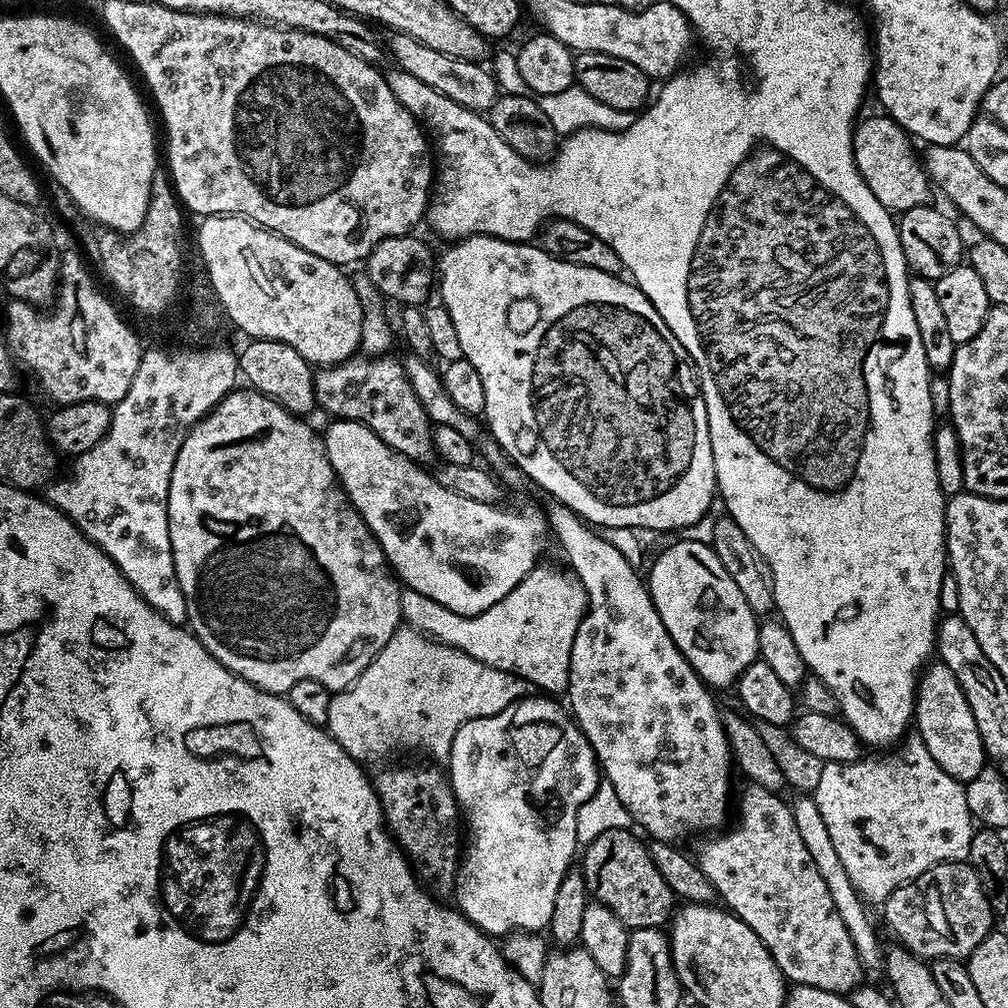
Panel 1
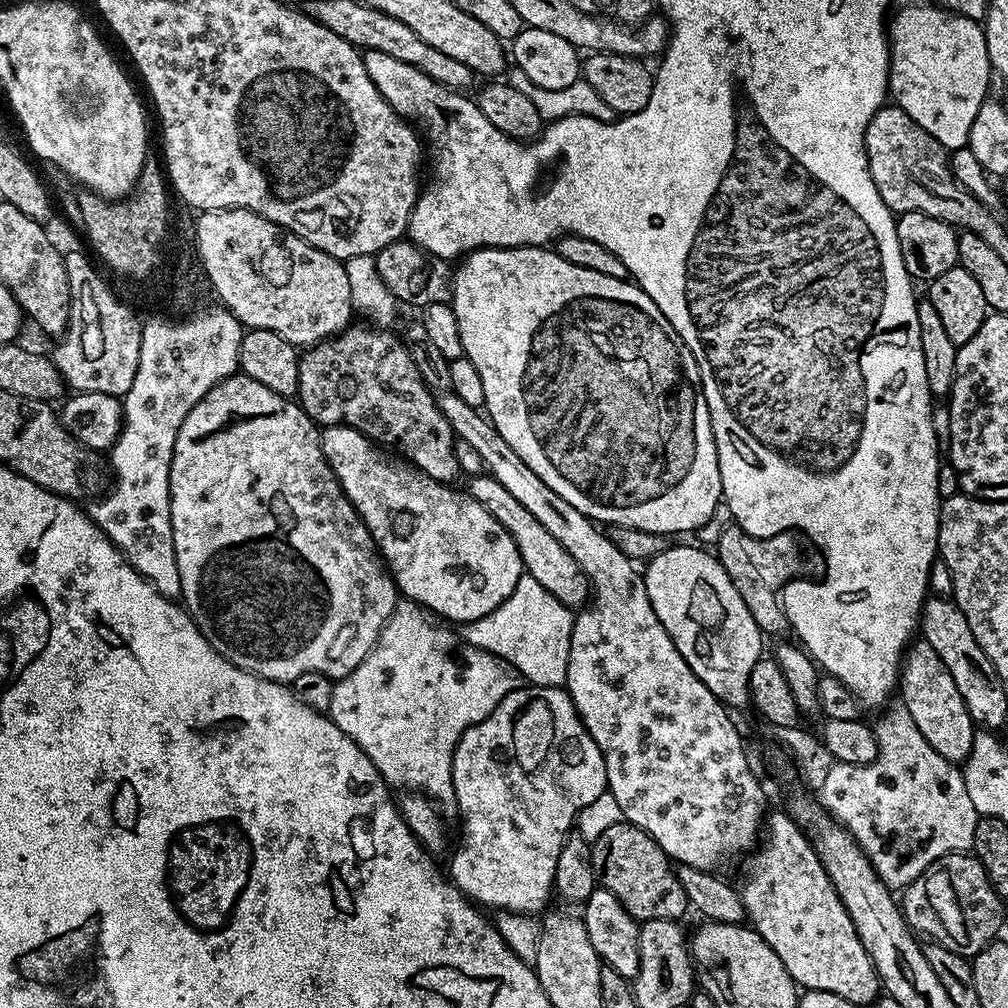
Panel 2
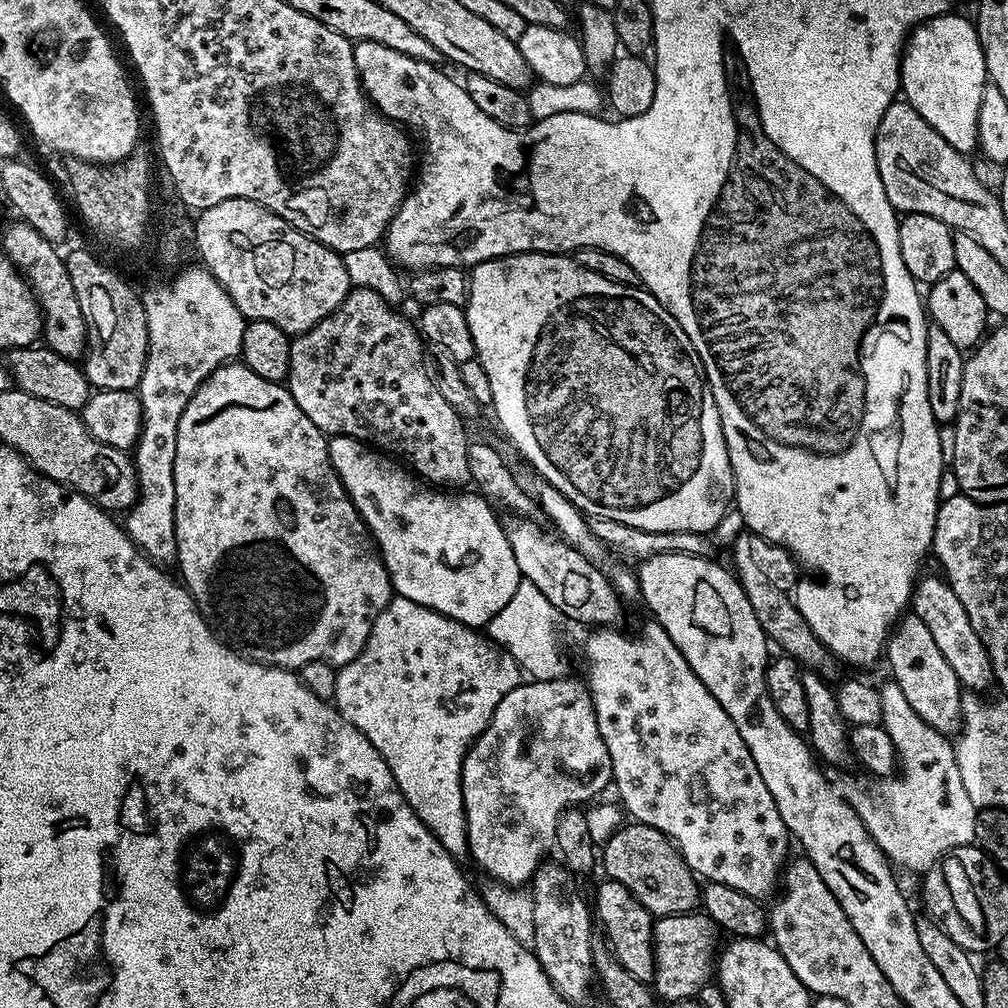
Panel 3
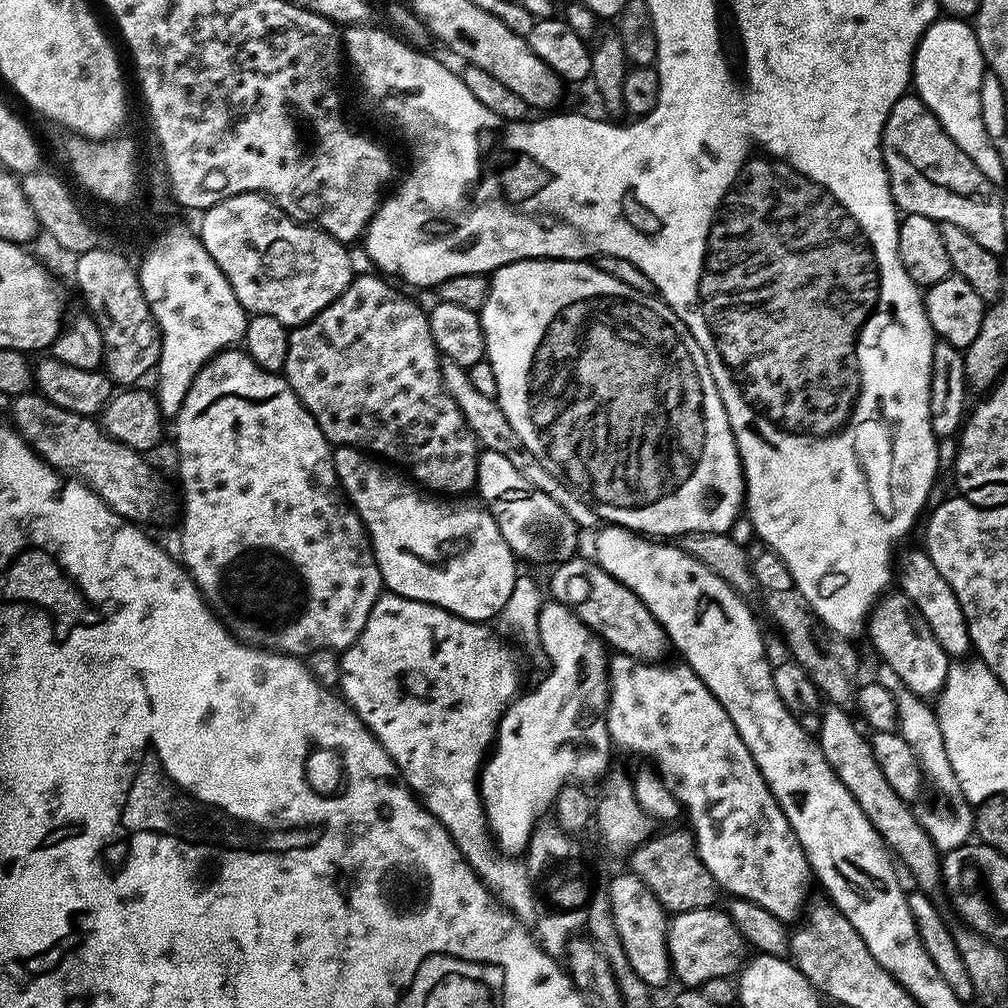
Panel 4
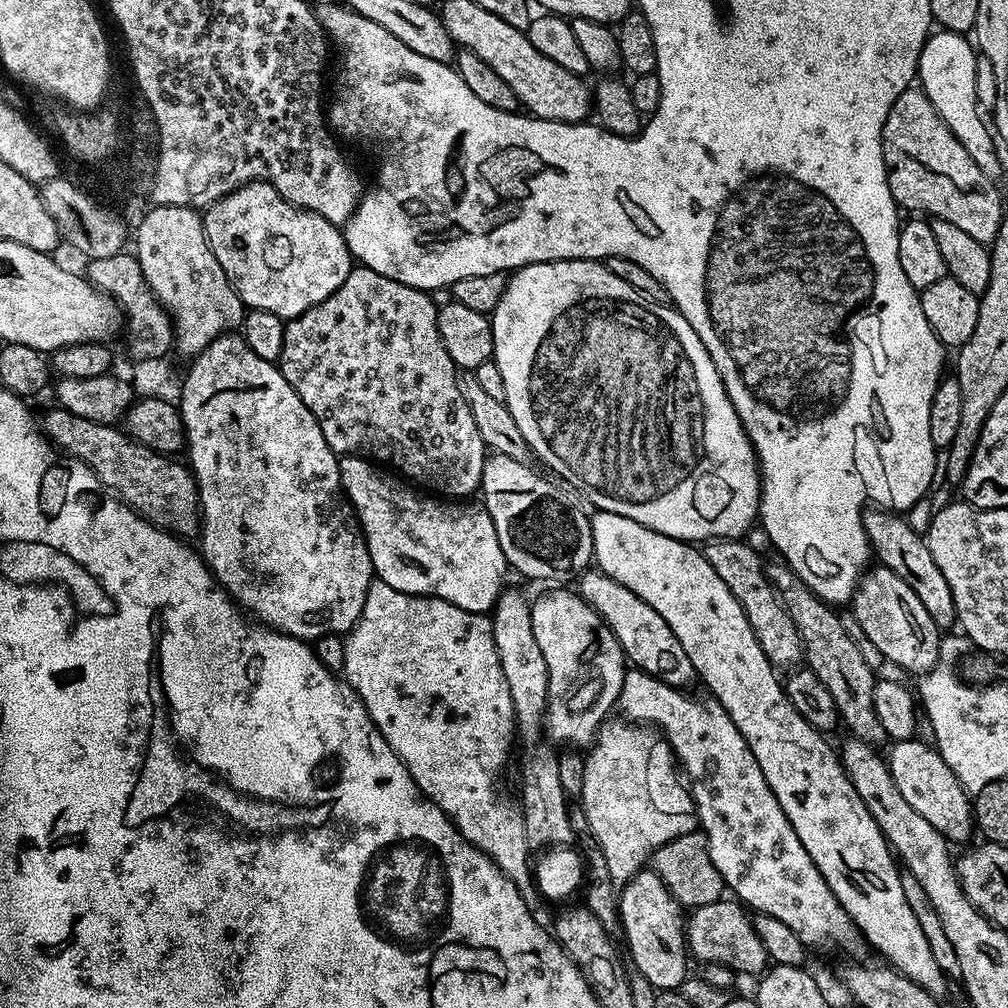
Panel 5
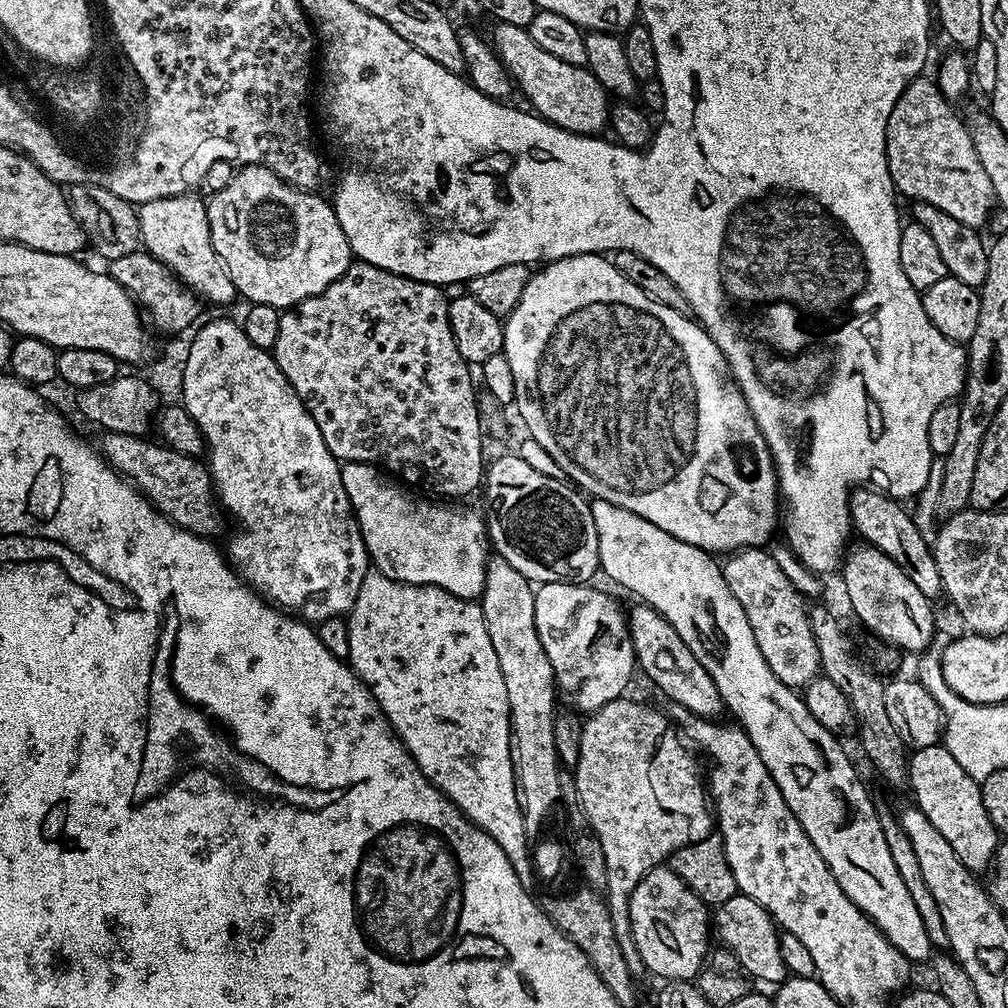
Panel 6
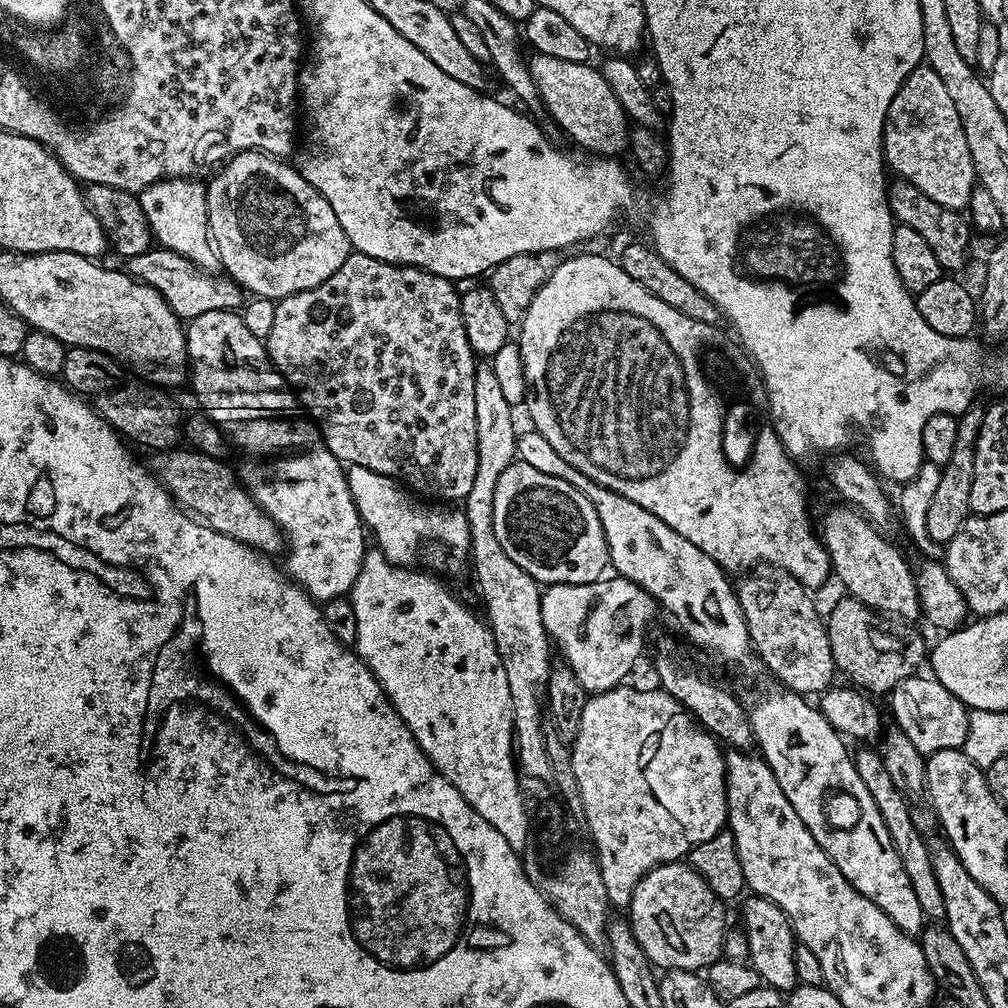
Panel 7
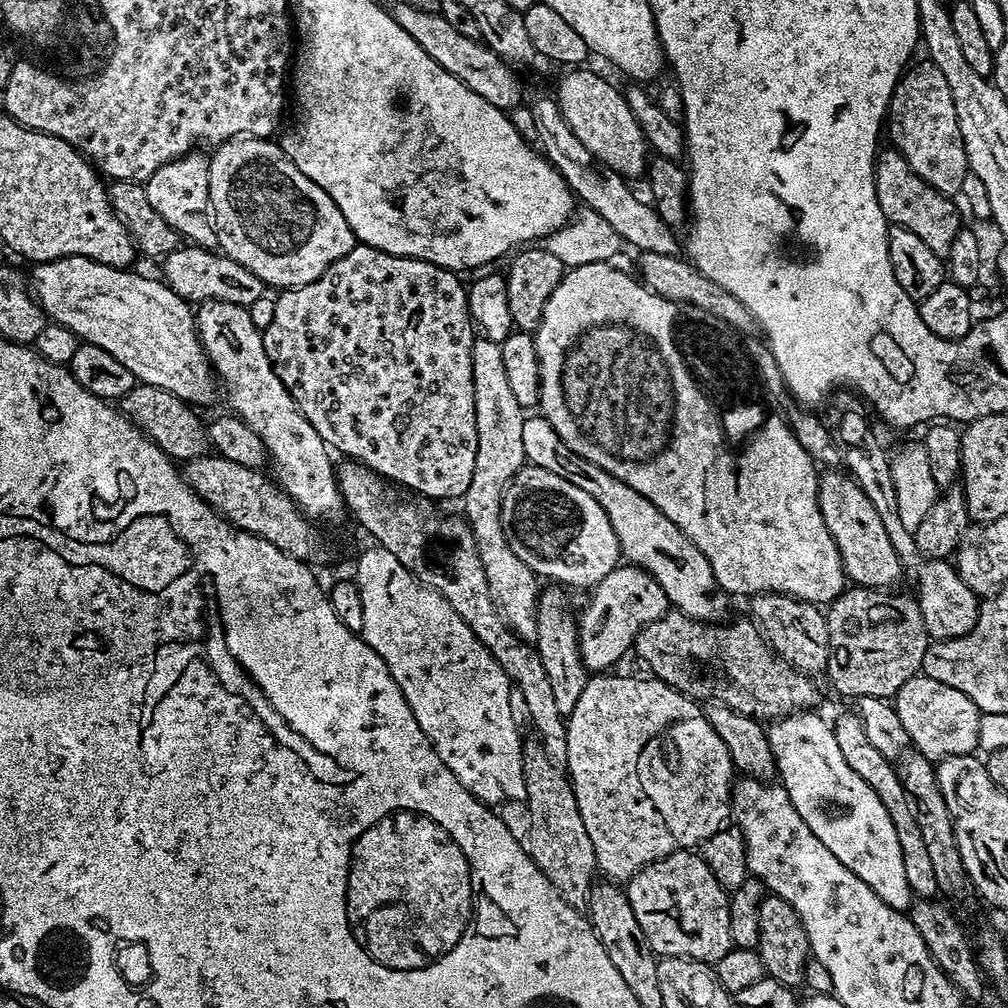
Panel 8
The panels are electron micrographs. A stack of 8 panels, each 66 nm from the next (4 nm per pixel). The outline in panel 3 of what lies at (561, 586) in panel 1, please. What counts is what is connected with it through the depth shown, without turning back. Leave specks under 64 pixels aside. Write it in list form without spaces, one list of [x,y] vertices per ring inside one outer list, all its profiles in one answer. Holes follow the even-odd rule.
[[[521,579],[518,590],[514,590],[514,598],[510,598],[510,602],[506,602],[506,606],[502,606],[502,610],[498,610],[498,614],[494,614],[494,618],[486,625],[486,635],[499,648],[505,648],[520,663],[521,669],[527,675],[529,672],[532,680],[563,680],[566,672],[564,672],[564,648],[560,645],[559,622],[561,623],[556,607],[552,605],[550,598],[546,598],[546,594],[542,594],[542,590],[534,586],[534,582]]]

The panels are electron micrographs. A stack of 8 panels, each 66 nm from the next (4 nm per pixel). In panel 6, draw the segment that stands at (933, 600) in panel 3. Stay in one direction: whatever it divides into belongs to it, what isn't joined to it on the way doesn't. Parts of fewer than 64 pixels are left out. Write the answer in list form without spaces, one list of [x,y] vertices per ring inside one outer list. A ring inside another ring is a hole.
[[[858,486],[848,495],[849,521],[853,529],[865,543],[872,544],[876,549],[882,550],[888,557],[906,571],[914,586],[928,599],[937,599],[943,588],[941,586],[941,575],[938,574],[937,563],[934,562],[931,545],[922,538],[920,531],[914,522],[913,515],[905,505],[893,499],[888,493],[882,492],[871,486]]]

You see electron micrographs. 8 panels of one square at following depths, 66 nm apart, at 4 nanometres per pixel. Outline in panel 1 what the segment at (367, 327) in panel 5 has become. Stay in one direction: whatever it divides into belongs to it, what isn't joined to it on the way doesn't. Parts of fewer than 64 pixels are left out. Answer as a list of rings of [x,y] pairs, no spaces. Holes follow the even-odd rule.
[[[357,354],[335,366],[324,366],[315,373],[314,394],[317,405],[337,420],[353,420],[365,424],[386,446],[406,454],[417,462],[434,452],[432,433],[434,425],[429,420],[422,402],[411,388],[403,363],[391,360],[391,355],[365,356]]]

